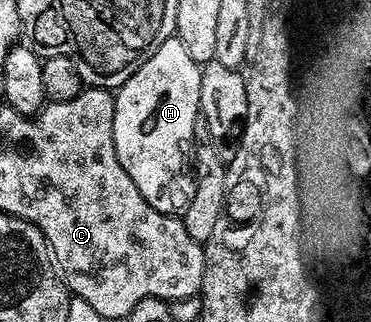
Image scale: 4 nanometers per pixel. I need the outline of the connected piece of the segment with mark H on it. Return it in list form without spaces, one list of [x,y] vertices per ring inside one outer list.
[[[173,37],[158,45],[156,52],[115,92],[116,156],[147,203],[161,202],[164,186],[183,169],[184,158],[189,158],[193,150],[192,134],[200,115],[201,70],[201,64],[186,53],[186,45]]]

